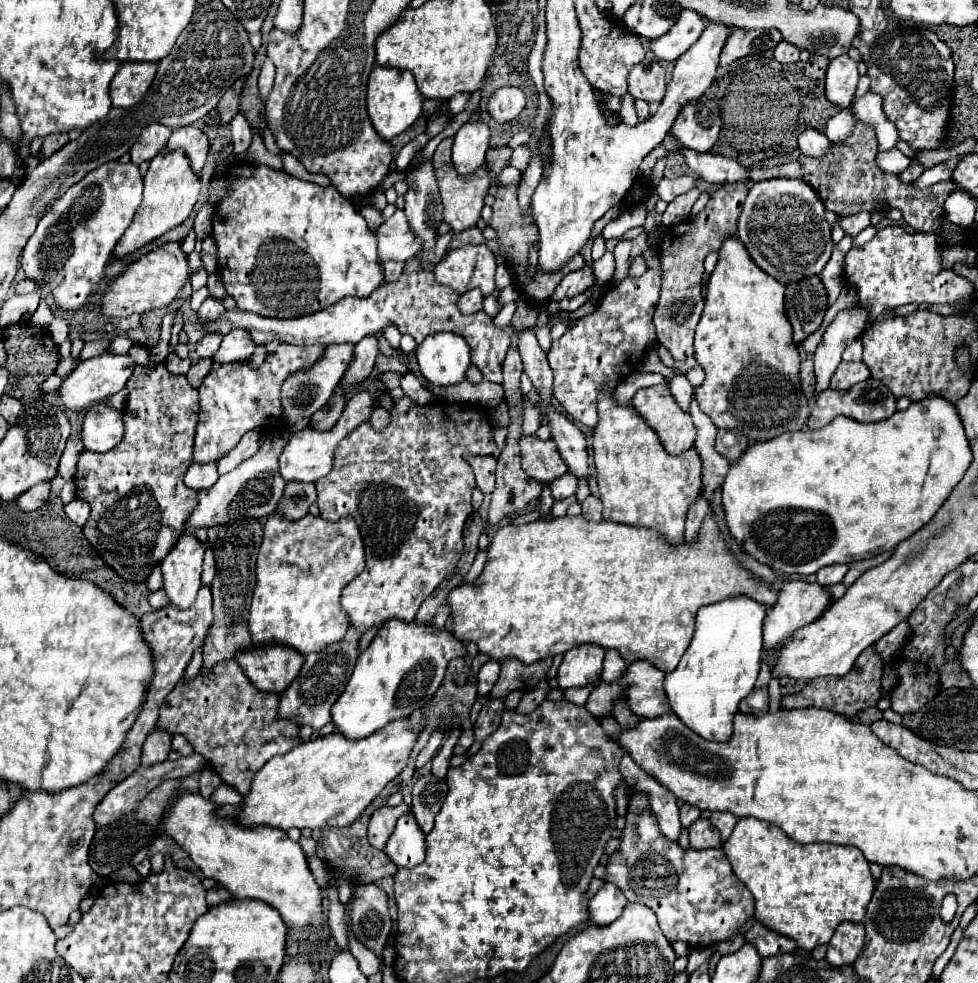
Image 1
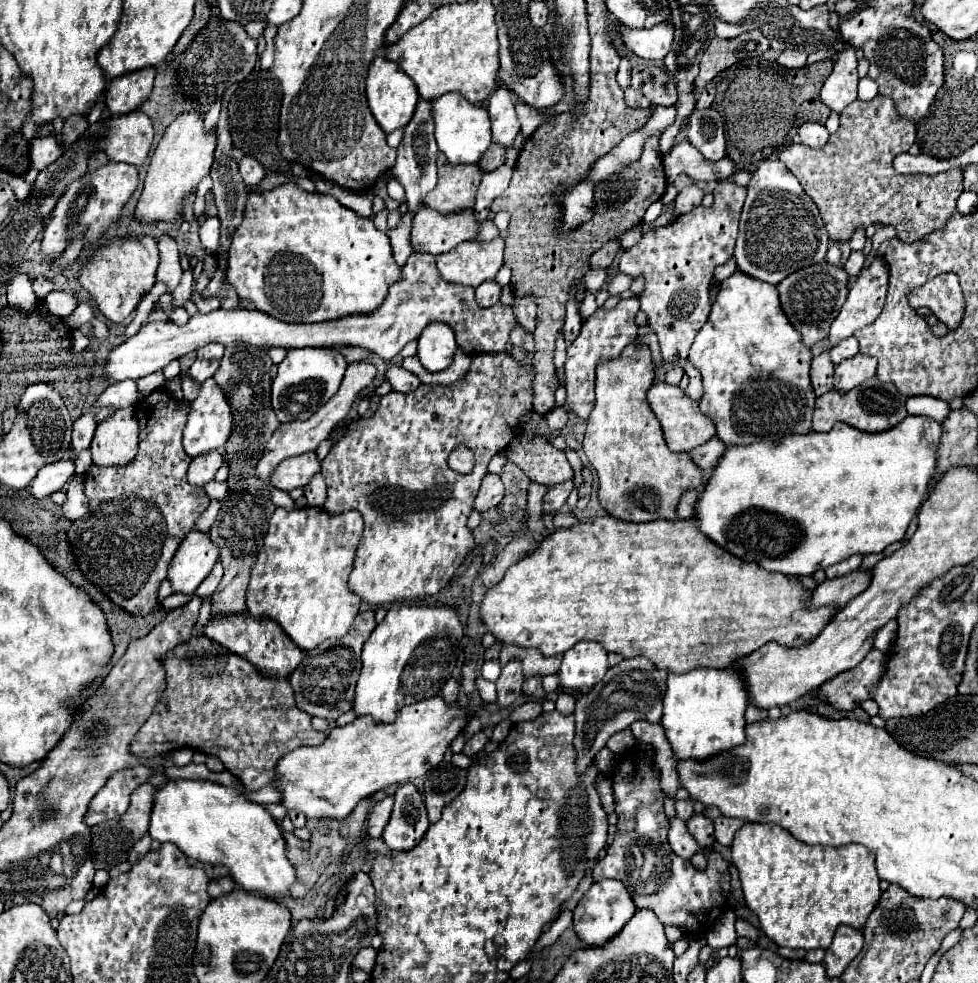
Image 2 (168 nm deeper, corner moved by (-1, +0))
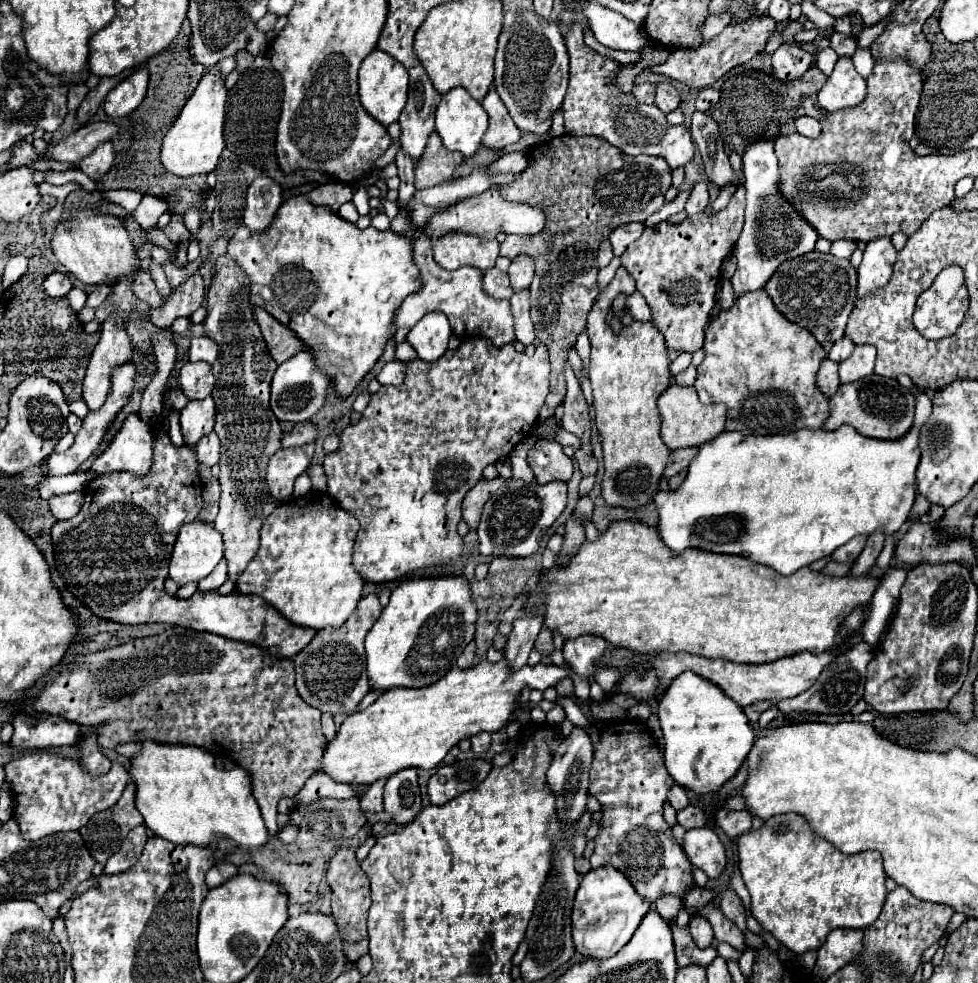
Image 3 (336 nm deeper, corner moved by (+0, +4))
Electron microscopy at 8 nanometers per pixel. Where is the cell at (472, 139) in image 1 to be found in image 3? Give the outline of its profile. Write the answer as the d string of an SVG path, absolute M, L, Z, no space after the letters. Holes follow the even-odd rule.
M464 88L446 92L436 108L436 132L444 148L472 156L488 128L488 114Z

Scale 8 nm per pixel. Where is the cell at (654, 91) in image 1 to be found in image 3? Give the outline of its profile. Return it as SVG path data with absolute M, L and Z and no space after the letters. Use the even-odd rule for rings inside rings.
M668 82L656 84L656 106L664 114L676 110L678 104L680 104L680 94L678 94L678 90L672 84L668 84Z

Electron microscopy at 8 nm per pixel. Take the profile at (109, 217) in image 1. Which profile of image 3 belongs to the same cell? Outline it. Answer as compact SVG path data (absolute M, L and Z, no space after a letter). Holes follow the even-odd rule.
M104 142L104 146L98 146L88 158L80 160L78 168L92 180L100 180L110 170L112 162L114 162L114 148L110 142Z

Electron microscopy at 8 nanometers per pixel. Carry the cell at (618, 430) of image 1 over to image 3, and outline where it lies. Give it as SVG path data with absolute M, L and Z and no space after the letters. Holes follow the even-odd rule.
M620 266L594 302L586 328L592 344L590 380L594 390L596 428L602 438L606 468L602 496L606 504L624 508L642 508L654 498L670 456L670 450L660 438L660 412L656 406L658 396L672 382L664 334L660 334L652 322L632 322L620 332L614 332L606 320L614 298L618 294L630 296L634 290L632 276Z

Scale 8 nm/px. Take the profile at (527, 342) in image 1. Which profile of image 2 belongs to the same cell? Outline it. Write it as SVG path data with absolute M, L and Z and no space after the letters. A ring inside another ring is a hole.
M527 296L527 298L515 298L513 300L513 312L515 312L517 324L527 334L533 334L533 330L535 330L535 314L537 314L537 306L535 306L533 298L531 296Z

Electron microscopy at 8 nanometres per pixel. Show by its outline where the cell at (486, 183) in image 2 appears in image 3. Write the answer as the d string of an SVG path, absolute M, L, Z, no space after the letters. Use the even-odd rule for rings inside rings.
M524 152L502 154L492 166L492 172L522 172L528 166L528 156Z

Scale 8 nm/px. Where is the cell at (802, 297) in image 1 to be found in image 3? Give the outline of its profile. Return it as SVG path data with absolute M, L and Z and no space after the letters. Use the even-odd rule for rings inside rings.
M808 252L800 258L782 262L764 284L764 290L772 298L776 310L790 322L806 328L818 342L836 342L844 336L848 316L856 302L856 268L850 260L836 258L832 254Z

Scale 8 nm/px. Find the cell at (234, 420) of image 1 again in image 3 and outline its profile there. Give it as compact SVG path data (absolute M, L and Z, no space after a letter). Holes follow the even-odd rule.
M210 396L200 402L188 402L180 410L180 430L188 446L196 446L196 442L204 434L212 432L212 428L214 428L214 400Z

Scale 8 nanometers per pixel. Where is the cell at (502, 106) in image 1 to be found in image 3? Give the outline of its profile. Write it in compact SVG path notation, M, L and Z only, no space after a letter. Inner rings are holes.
M494 88L486 94L486 98L482 102L482 108L490 116L490 126L488 126L488 130L482 138L482 146L498 150L498 148L506 148L506 146L520 140L522 132L516 130L516 124L512 122L504 102L500 100L500 96L496 94Z

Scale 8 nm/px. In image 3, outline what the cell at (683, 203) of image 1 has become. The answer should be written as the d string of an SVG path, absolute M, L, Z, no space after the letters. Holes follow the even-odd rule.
M698 182L698 184L692 188L692 194L690 194L688 202L686 202L686 214L688 214L688 216L698 214L698 212L702 212L708 204L710 204L710 200L708 200L708 186L706 186L706 182Z

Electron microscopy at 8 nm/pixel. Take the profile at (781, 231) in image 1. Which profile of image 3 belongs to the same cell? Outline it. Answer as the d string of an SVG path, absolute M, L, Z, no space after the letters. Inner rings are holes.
M760 138L748 144L742 154L744 188L746 188L746 220L744 230L734 246L734 256L738 258L736 274L730 278L734 296L742 296L764 288L774 270L786 260L796 258L814 250L818 240L816 230L782 198L778 192L778 158L774 154L774 140Z

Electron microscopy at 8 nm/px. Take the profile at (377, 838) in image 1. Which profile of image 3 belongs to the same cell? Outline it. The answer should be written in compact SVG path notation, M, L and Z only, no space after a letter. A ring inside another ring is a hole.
M384 778L380 782L372 782L372 786L366 786L366 790L360 794L360 806L364 812L382 812L382 788L384 788Z

